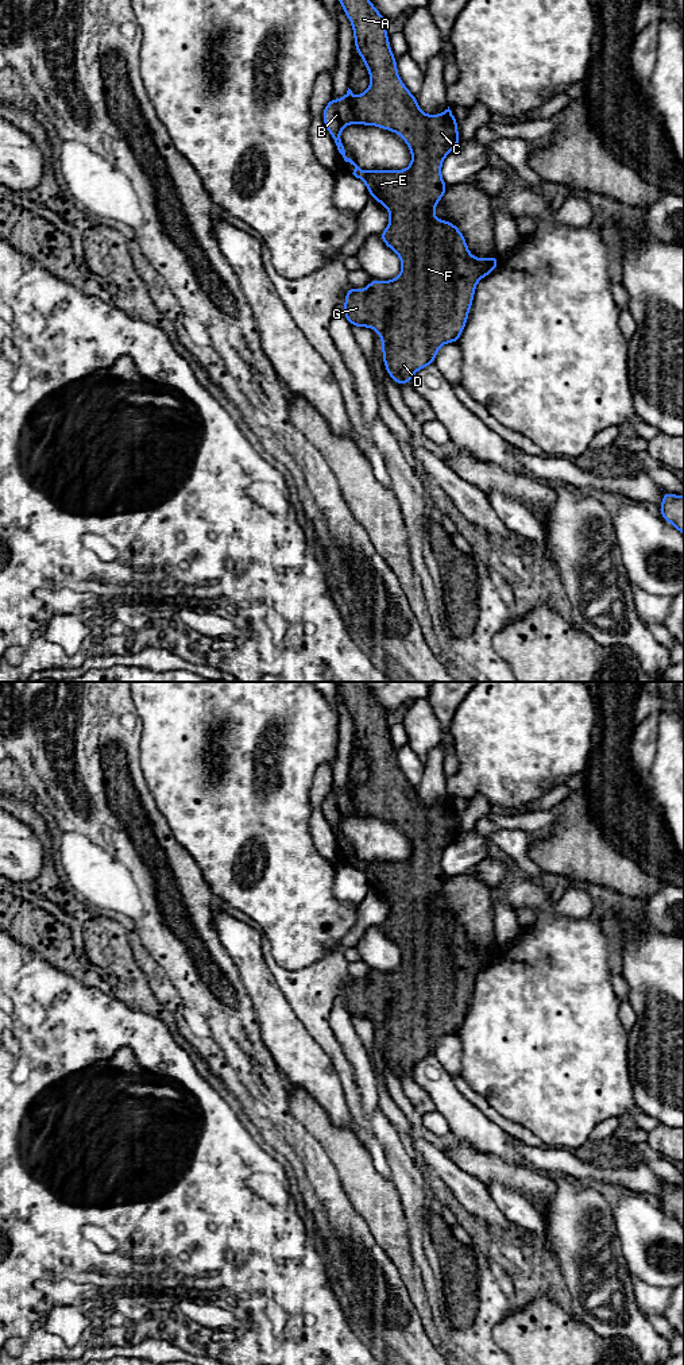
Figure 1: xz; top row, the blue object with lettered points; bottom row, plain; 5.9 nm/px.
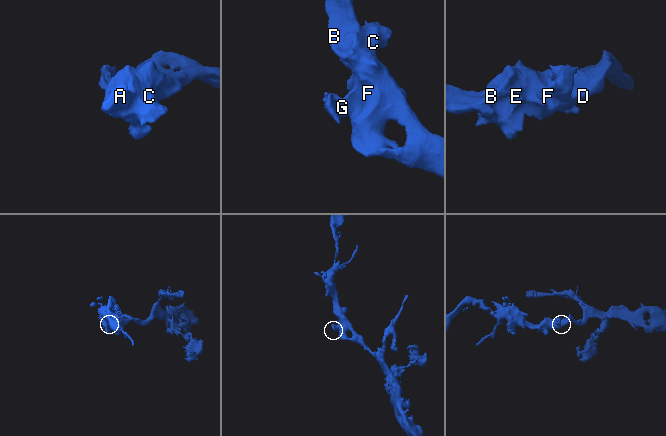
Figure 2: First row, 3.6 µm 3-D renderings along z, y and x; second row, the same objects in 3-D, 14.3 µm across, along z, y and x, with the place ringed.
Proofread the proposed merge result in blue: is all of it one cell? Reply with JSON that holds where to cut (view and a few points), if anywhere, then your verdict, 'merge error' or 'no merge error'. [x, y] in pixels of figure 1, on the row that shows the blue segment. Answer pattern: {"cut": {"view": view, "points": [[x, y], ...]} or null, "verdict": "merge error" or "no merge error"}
{"cut": null, "verdict": "no merge error"}

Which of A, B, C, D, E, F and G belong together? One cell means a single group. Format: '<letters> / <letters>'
A B C D E F G

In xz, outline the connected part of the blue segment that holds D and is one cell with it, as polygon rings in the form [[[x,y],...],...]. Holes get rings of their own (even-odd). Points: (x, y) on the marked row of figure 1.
[[[371,0],[339,3],[352,24],[353,50],[359,53],[370,73],[370,88],[358,97],[349,88],[341,99],[332,97],[322,111],[322,120],[344,161],[355,166],[352,174],[366,184],[371,198],[389,211],[390,221],[379,238],[402,263],[401,273],[394,279],[371,278],[363,290],[348,286],[344,316],[351,327],[372,328],[380,335],[384,369],[401,386],[411,383],[418,370],[434,365],[443,344],[459,342],[474,302],[476,284],[498,267],[499,258],[474,258],[463,232],[452,221],[434,217],[434,207],[448,189],[441,177],[444,158],[460,144],[455,115],[449,107],[438,115],[421,111],[417,97],[398,76],[386,19]],[[348,124],[376,126],[398,134],[411,151],[410,166],[403,170],[360,169],[345,157],[340,139],[341,130]]]

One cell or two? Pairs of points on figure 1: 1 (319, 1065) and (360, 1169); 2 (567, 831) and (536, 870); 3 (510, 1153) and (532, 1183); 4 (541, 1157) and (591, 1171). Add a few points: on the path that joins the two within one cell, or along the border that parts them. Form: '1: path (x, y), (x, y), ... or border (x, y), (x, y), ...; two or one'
1: border (321, 1106), (335, 1125), (348, 1126), (360, 1134); two
2: border (528, 843), (528, 855), (552, 878); two
3: border (489, 1153), (505, 1161), (533, 1168); two
4: path (553, 1160), (564, 1161), (579, 1169); one

